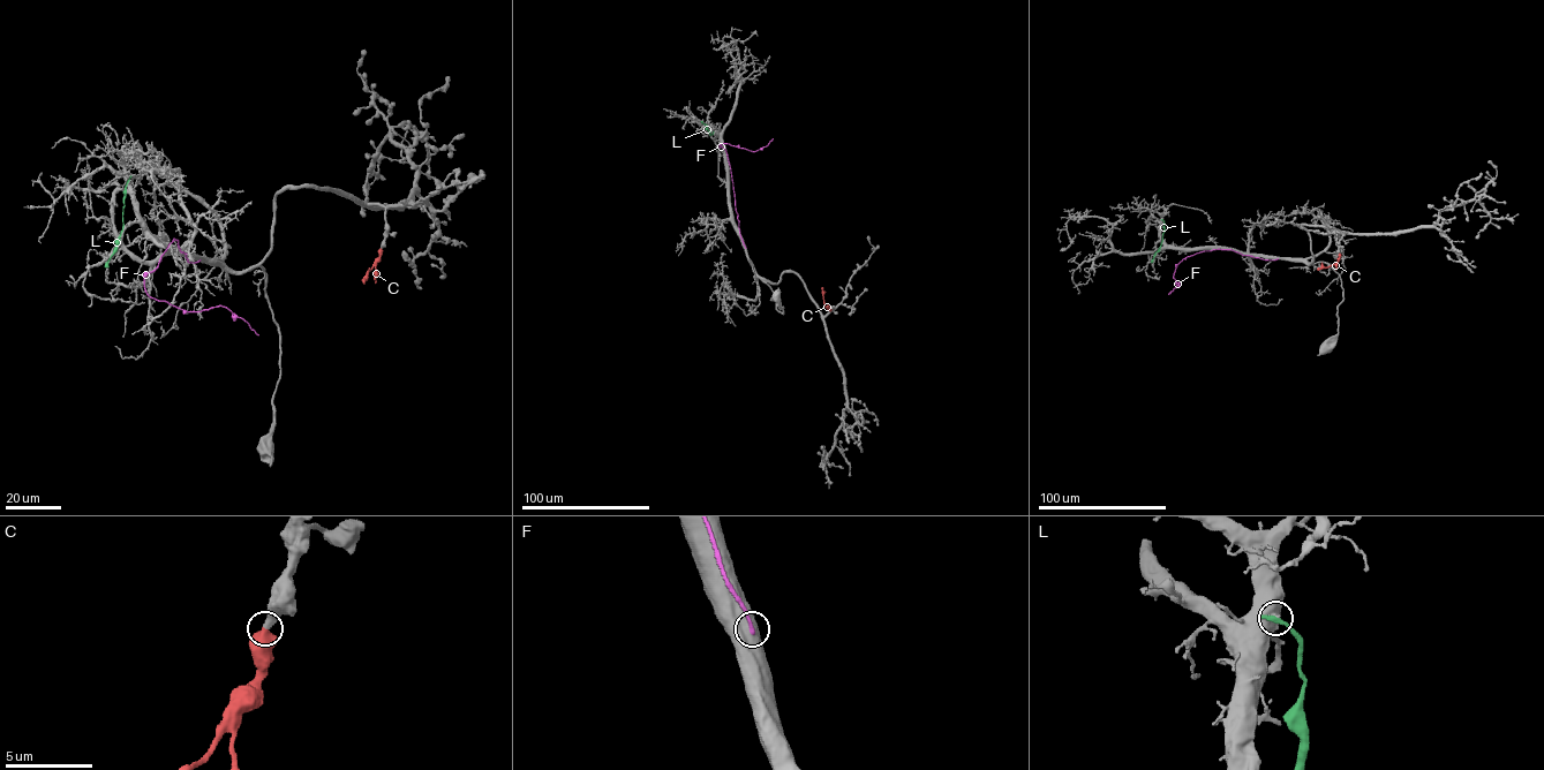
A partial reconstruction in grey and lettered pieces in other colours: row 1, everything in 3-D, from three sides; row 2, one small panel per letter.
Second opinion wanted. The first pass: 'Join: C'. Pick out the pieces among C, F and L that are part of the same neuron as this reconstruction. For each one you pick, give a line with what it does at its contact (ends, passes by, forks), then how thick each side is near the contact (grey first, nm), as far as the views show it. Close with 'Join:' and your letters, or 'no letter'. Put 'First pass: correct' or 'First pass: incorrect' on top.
First pass: correct
C: It ends there. Thickness 400 nm (grey) against 700 nm
Join: C

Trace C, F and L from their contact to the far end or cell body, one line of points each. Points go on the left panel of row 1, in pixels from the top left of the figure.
C: (381, 249), (379, 259), (362, 282)
F: (200, 259), (188, 262), (173, 239), (144, 279), (147, 293), (188, 311), (223, 306), (258, 334)
L: (130, 176), (126, 187), (122, 229), (105, 268)

